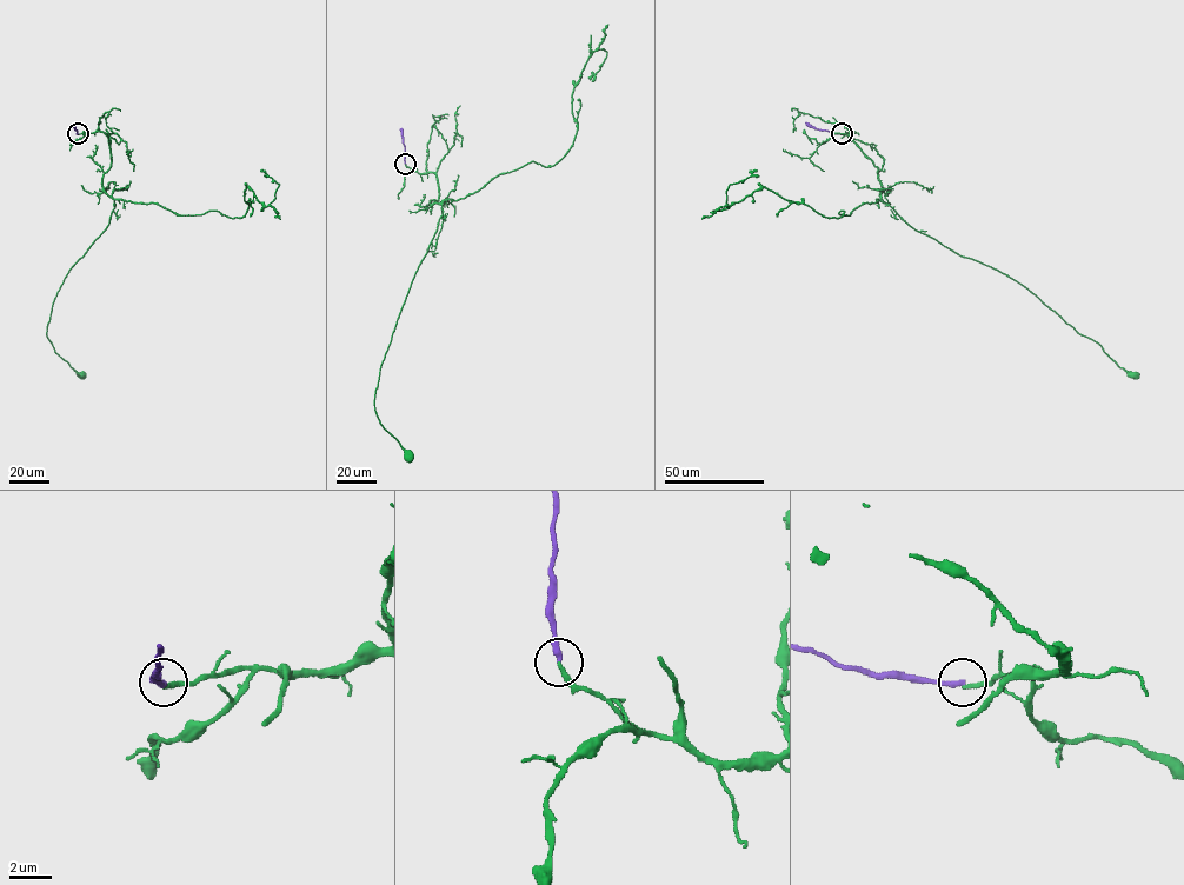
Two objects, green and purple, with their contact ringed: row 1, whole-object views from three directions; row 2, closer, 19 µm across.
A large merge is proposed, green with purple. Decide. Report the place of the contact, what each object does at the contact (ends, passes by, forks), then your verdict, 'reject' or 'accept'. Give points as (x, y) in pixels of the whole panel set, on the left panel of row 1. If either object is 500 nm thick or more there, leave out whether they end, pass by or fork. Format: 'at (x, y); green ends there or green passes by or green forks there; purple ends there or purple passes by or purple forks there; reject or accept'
at (78, 133); green ends there; purple ends there; reject

